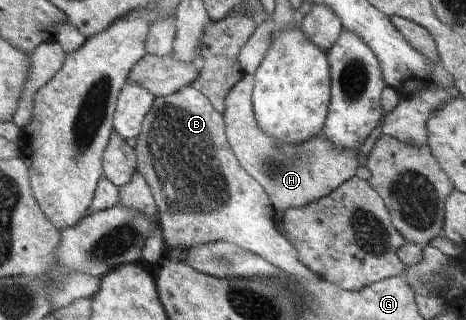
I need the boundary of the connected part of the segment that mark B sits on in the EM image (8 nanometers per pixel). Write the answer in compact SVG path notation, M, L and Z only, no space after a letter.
M185 85L173 94L155 97L136 139L136 170L149 185L153 200L158 206L156 219L169 249L187 249L201 243L227 241L245 252L264 258L290 276L310 281L321 279L299 260L297 249L276 229L276 222L273 220L275 209L269 195L239 164L226 135L224 115L213 108L204 94L191 85Z

